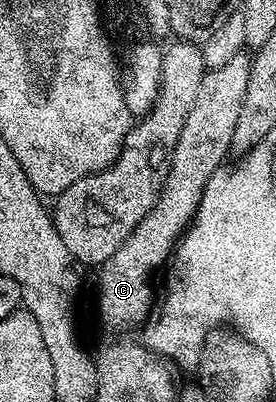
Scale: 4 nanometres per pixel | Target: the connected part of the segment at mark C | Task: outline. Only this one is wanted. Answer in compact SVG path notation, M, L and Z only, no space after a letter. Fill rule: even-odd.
M234 55L225 65L204 70L193 109L189 109L189 117L185 117L185 129L181 129L181 137L171 154L171 168L153 209L98 272L99 315L111 327L143 325L152 314L151 274L172 258L183 232L195 219L209 177L224 166L223 158L231 151L233 129L237 129L237 117L251 76L251 59L245 56Z

